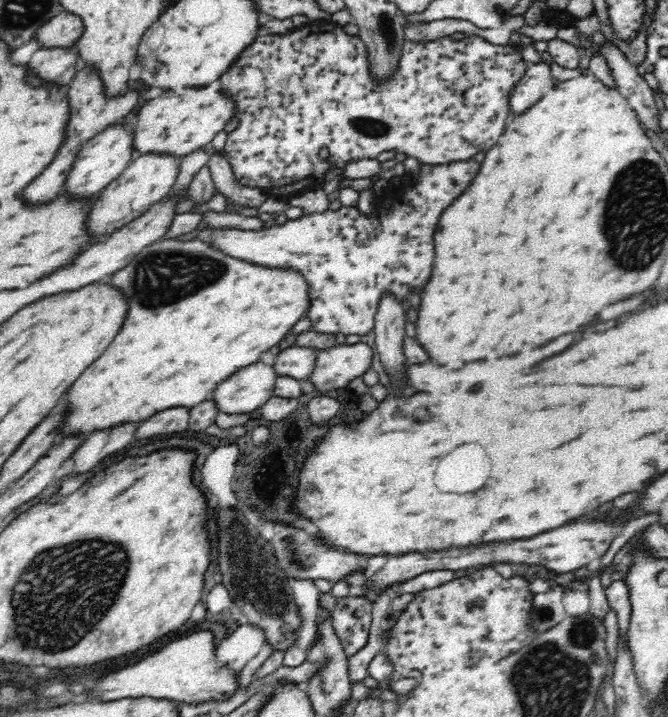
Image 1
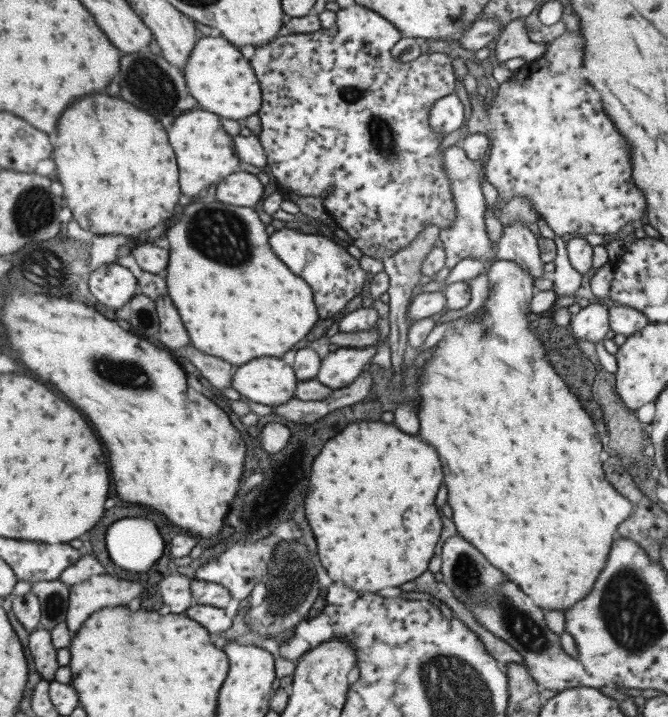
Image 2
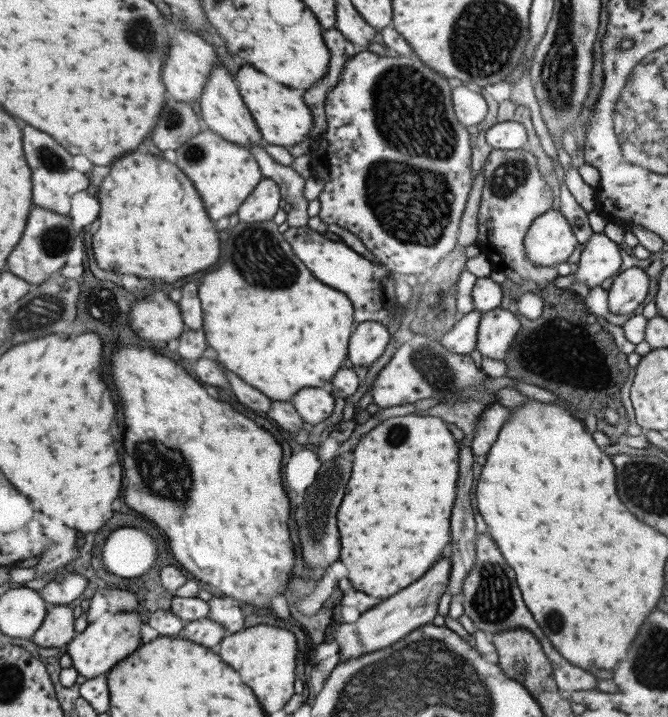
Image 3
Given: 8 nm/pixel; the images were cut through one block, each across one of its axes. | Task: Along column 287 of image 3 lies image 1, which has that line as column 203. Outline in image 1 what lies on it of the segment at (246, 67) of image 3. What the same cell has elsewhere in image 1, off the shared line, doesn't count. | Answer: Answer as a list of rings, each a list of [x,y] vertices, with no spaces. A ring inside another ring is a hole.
[[[218,82],[183,92],[164,91],[160,96],[145,103],[136,112],[132,128],[134,156],[164,155],[182,158],[202,150],[218,132],[224,130],[228,119],[236,114],[234,103],[220,90]]]

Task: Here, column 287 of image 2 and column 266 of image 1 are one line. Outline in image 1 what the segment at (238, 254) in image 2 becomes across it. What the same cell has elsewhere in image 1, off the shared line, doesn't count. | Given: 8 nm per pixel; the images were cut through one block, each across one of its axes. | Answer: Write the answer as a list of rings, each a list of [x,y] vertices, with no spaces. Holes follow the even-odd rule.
[[[172,238],[158,240],[150,246],[146,246],[134,258],[131,258],[131,261],[122,269],[98,283],[107,283],[108,286],[119,290],[125,296],[124,302],[127,302],[128,310],[125,310],[124,320],[113,341],[104,350],[104,354],[92,366],[88,366],[88,370],[84,370],[84,374],[80,378],[76,378],[76,382],[72,382],[72,386],[68,388],[68,394],[64,396],[64,404],[60,408],[62,416],[64,416],[62,422],[60,422],[60,428],[58,428],[60,441],[64,438],[70,438],[70,436],[79,436],[79,438],[85,439],[88,434],[91,435],[93,432],[116,428],[120,424],[124,426],[128,422],[139,424],[153,414],[158,414],[158,412],[168,410],[168,408],[191,409],[198,406],[198,404],[208,399],[208,396],[216,389],[219,382],[231,377],[232,374],[236,374],[241,368],[256,363],[261,352],[266,352],[271,346],[277,344],[285,334],[290,333],[292,325],[305,316],[309,301],[308,285],[303,276],[300,276],[295,270],[274,270],[273,268],[254,266],[247,262],[236,262],[228,255],[222,255],[222,253],[214,251],[214,249],[208,247],[208,244],[196,239],[189,241],[178,241]]]

